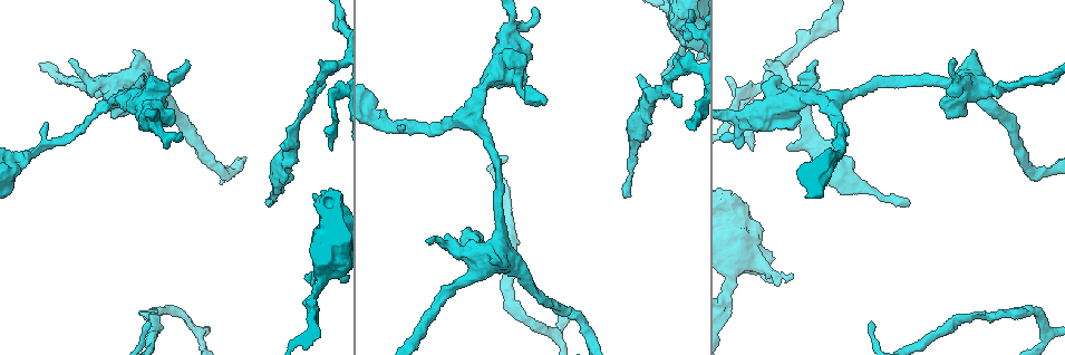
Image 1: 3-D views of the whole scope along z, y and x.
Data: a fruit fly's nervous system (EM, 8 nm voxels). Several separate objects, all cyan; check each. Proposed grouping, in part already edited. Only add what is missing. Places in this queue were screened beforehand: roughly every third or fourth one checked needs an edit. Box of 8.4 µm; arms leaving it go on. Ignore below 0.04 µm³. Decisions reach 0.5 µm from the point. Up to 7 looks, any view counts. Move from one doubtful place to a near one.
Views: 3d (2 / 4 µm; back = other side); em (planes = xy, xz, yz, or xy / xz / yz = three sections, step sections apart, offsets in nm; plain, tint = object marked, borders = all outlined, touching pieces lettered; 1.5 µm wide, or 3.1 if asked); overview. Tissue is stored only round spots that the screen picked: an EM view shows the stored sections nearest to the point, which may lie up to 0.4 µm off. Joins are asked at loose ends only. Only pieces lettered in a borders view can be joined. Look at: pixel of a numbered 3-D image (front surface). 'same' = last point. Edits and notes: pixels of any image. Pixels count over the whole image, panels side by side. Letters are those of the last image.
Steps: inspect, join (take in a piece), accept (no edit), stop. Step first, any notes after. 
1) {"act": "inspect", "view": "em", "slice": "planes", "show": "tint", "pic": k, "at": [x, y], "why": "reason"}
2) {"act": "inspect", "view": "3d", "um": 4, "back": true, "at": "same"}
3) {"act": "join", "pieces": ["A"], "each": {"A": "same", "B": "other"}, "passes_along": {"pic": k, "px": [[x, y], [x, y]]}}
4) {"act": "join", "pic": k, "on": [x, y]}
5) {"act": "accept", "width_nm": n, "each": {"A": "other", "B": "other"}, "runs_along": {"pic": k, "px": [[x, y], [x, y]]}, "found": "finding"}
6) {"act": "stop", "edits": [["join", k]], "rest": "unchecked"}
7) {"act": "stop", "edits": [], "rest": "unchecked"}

{"act": "inspect", "view": "3d", "um": 4, "back": true, "pic": 1, "at": [428, 244], "why": "an open end"}

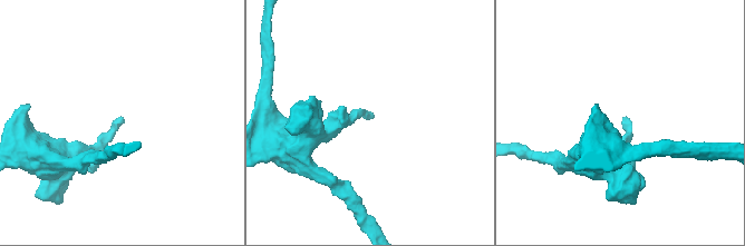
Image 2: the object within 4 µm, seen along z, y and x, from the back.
{"act": "inspect", "view": "em", "slice": "planes", "show": "borders", "pic": 2, "at": [371, 118]}

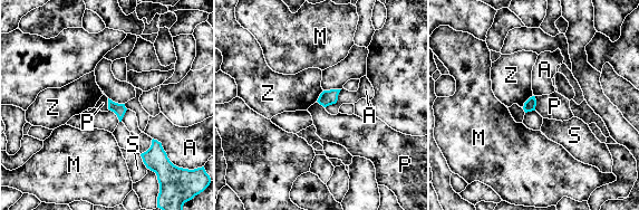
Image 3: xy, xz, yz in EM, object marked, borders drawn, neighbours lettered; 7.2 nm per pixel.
{"act": "accept", "each": {"A": "other", "M": "other", "P": "other", "S": "other", "Z": "other"}, "border": {"pic": 3, "px": [[534, 96], [535, 110]]}, "found": "none of them fits"}

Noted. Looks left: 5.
{"act": "inspect", "view": "3d", "um": 4, "pic": 1, "at": [189, 61], "why": "branch stops here"}

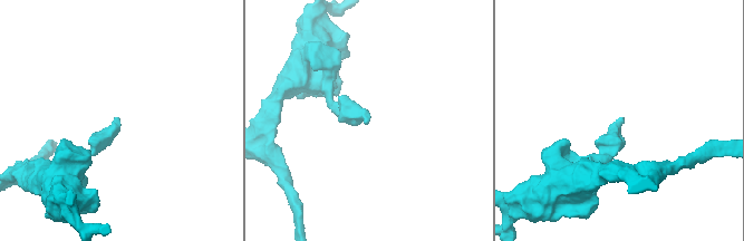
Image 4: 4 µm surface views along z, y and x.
{"act": "inspect", "view": "em", "slice": "yz", "step": 4, "show": "borders", "pic": 4, "at": [366, 120], "why": "now the EM"}

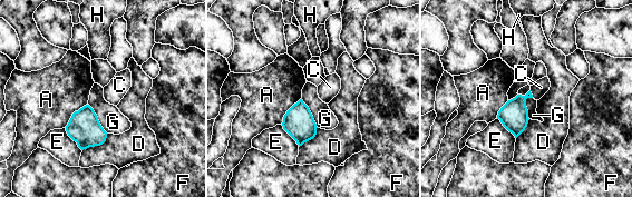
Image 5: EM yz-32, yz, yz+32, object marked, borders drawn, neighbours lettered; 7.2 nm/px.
{"act": "accept", "longest_contact_nm": ["G", 240], "each": {"A": "other", "C": "other", "D": "other", "E": "other", "F": "other", "G": "other", "H": "other"}, "border": {"pic": 5, "px": [[107, 134], [101, 144], [83, 150]]}, "found": "none of them fits"}

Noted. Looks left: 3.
{"act": "inspect", "view": "3d", "um": 2, "pic": 1, "at": [871, 321]}

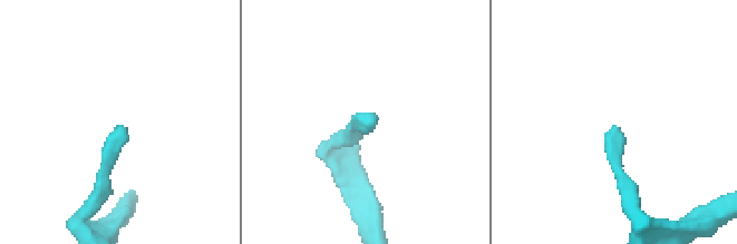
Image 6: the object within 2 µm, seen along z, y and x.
{"act": "inspect", "view": "em", "slice": "yz", "step": 4, "show": "tint", "pic": 6, "at": [124, 129], "why": "shape alone is not enough"}

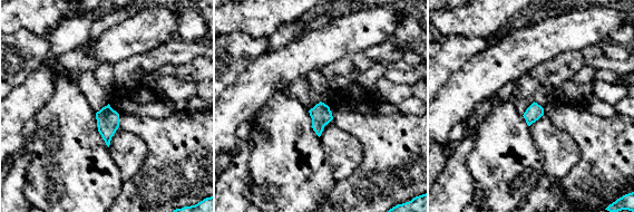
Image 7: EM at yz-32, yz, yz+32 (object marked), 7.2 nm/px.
{"act": "inspect", "view": "em", "slice": "planes", "show": "borders", "at": "same", "why": "another direction"}

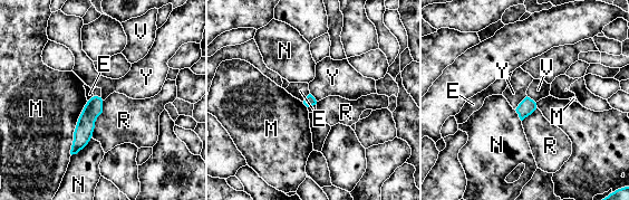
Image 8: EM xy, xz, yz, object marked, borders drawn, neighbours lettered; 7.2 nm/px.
{"act": "accept", "each": {"E": "other", "M": "other", "N": "other", "R": "other", "V": "other", "Y": "other"}, "runs_along": {"pic": 8, "px": [[98, 100], [74, 151]]}, "found": "none of them fits"}

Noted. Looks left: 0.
{"act": "stop", "edits": [], "rest": "unchecked"}

